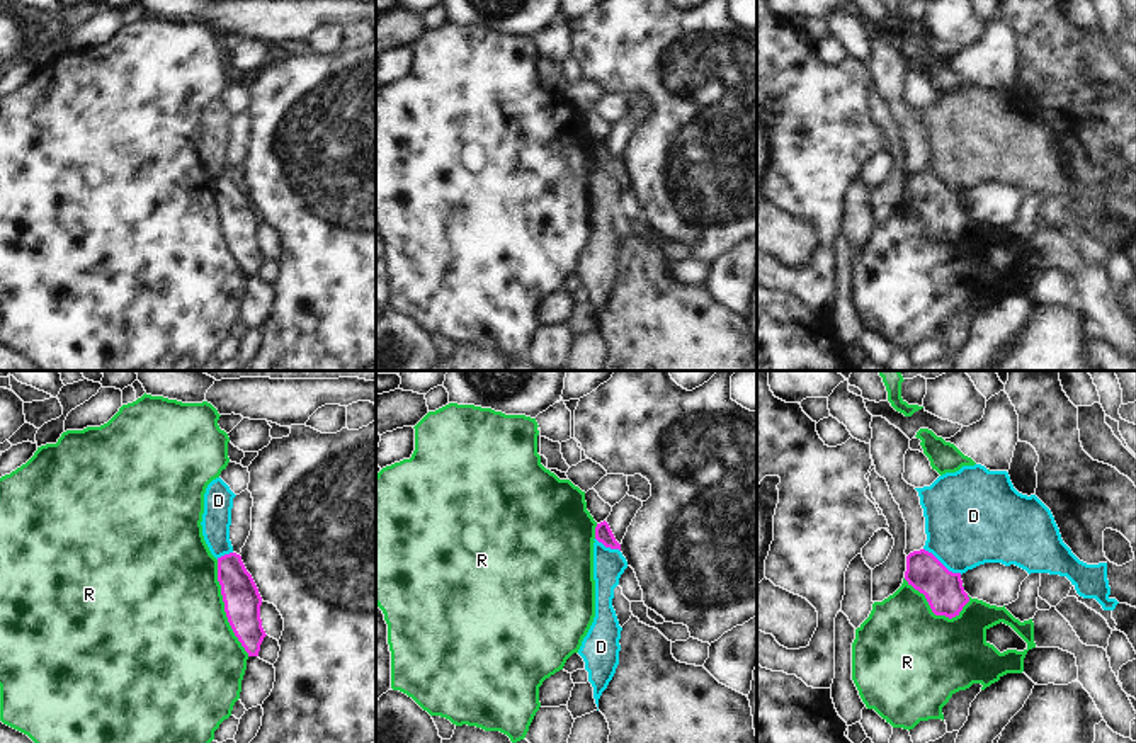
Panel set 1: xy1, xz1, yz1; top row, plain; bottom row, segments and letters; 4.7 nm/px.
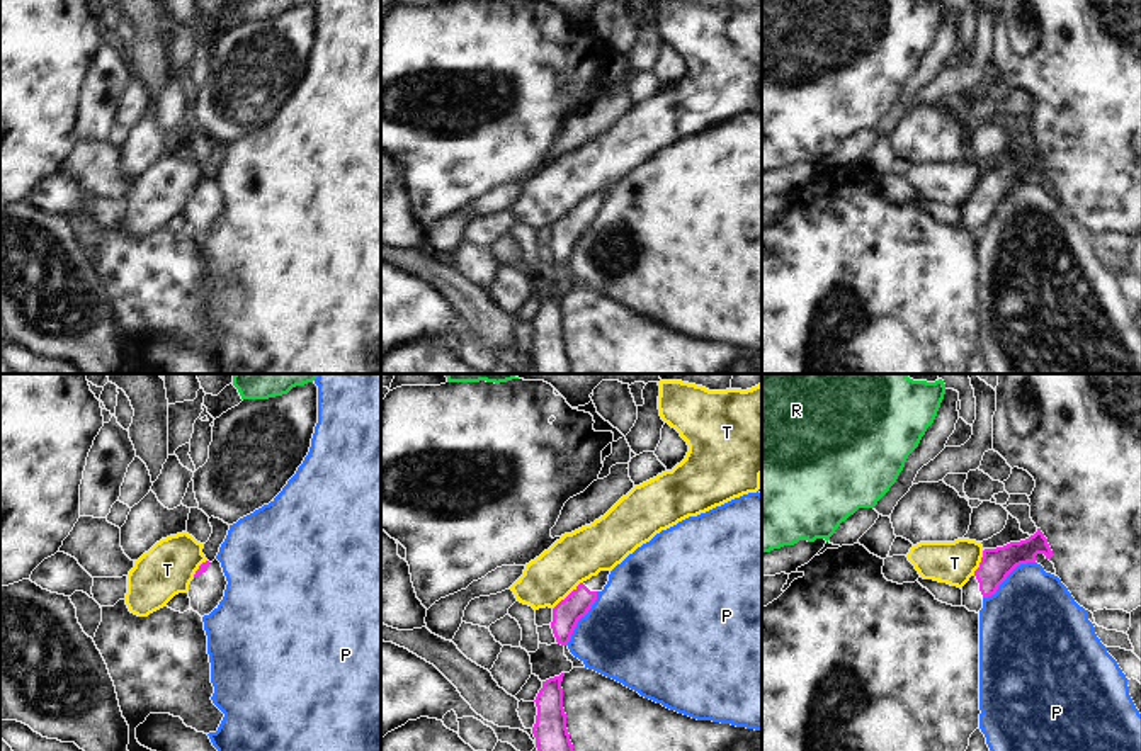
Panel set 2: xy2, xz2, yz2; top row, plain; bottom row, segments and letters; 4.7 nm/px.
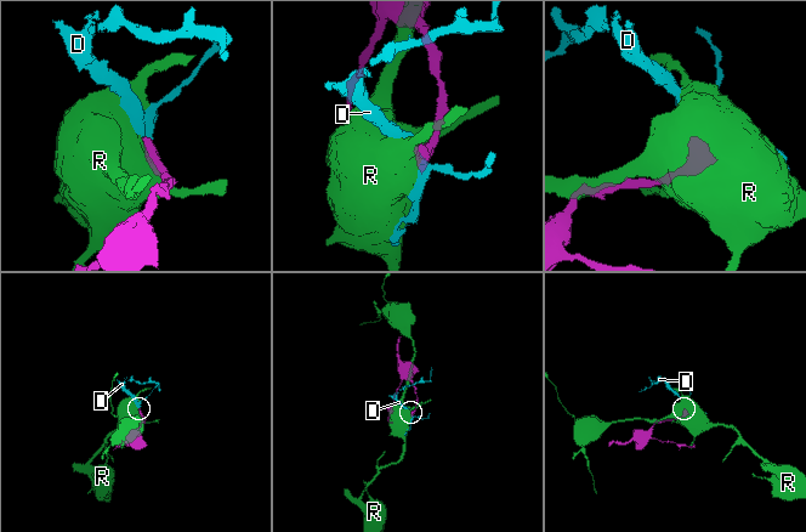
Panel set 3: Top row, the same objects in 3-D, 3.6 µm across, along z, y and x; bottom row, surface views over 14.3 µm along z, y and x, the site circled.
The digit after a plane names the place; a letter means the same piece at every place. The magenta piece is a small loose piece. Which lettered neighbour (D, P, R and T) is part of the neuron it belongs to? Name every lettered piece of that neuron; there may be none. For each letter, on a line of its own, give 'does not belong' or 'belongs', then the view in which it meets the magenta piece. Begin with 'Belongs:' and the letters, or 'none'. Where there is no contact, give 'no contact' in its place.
Belongs: none
D: does not belong; contact in yz1
P: does not belong; contact in yz2
R: does not belong; contact in xy1
T: does not belong; contact in xz2

